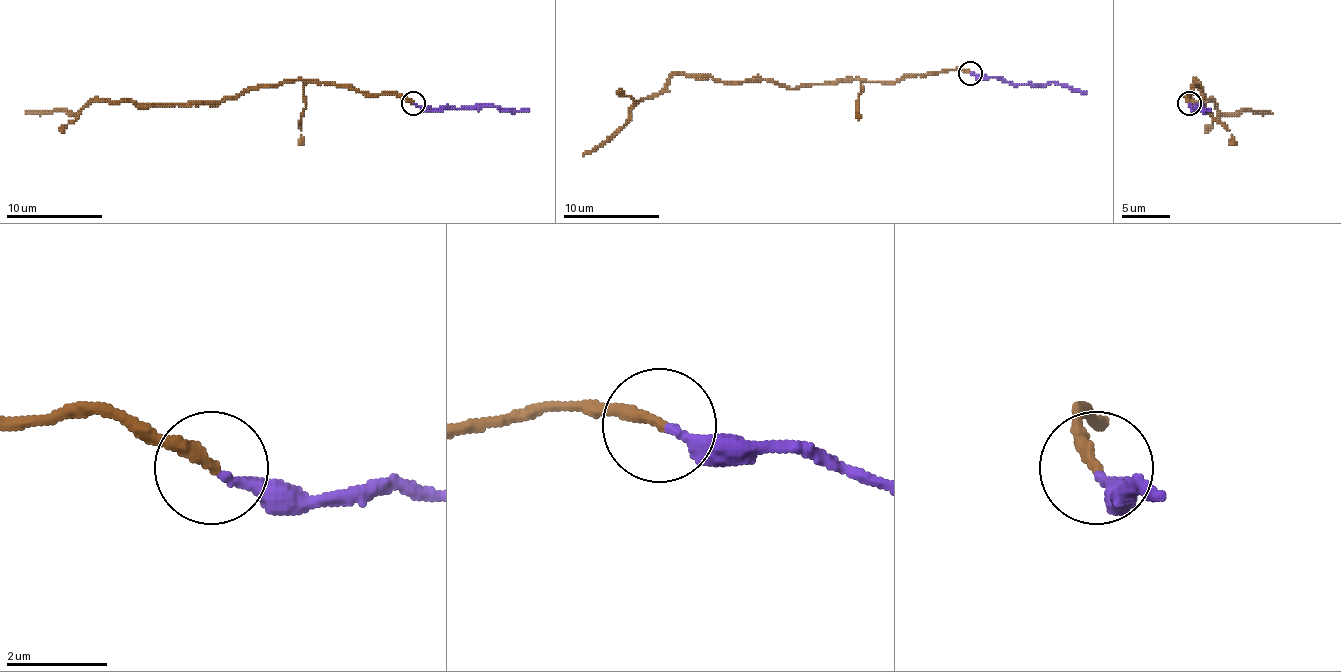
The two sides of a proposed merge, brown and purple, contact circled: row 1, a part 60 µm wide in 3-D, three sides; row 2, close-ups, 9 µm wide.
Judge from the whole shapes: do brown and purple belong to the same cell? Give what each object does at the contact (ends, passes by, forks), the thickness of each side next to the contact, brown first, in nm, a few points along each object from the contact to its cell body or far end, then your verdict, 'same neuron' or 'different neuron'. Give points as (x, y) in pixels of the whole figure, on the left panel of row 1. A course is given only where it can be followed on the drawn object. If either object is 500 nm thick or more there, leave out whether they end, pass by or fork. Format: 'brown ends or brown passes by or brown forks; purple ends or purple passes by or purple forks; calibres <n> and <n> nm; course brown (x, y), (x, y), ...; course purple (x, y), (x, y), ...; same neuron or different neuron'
brown ends; purple ends; calibres 280 and 220 nm; course brown (413, 104), (394, 94), (301, 80), (248, 87), (215, 104), (90, 101), (76, 113), (26, 113); course purple (413, 104), (445, 109), (528, 109); same neuron

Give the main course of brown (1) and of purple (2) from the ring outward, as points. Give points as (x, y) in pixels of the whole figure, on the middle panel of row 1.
1: (971, 72), (794, 89), (772, 82), (674, 74), (662, 91), (633, 106), (631, 117), (583, 156)
2: (971, 72), (1002, 77), (1014, 84), (1057, 82), (1086, 94)

